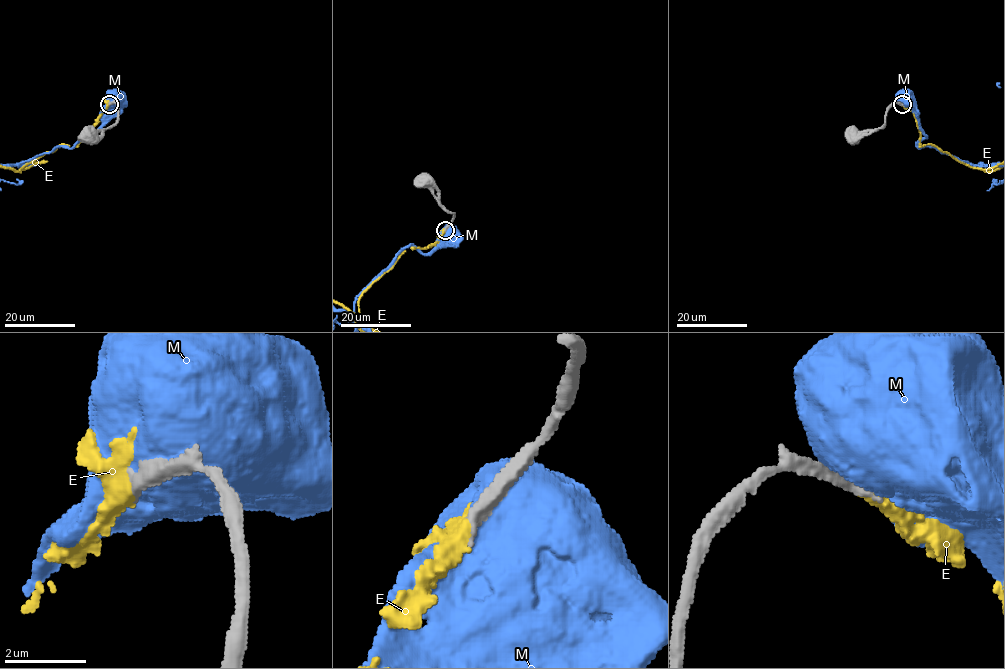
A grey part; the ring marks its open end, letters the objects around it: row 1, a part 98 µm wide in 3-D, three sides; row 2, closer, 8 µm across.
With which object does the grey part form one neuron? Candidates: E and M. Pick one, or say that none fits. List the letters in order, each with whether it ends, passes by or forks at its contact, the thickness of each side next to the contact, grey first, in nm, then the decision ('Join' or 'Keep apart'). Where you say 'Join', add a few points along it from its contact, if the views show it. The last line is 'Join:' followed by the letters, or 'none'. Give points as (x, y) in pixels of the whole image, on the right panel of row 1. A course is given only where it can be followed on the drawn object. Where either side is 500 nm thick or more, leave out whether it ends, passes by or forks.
E: It forks there. Thickness 420 nm (grey) against 300 nm. Join
M: Thickness 550 nm (grey) against 1050 nm. Keep apart
Join: E

